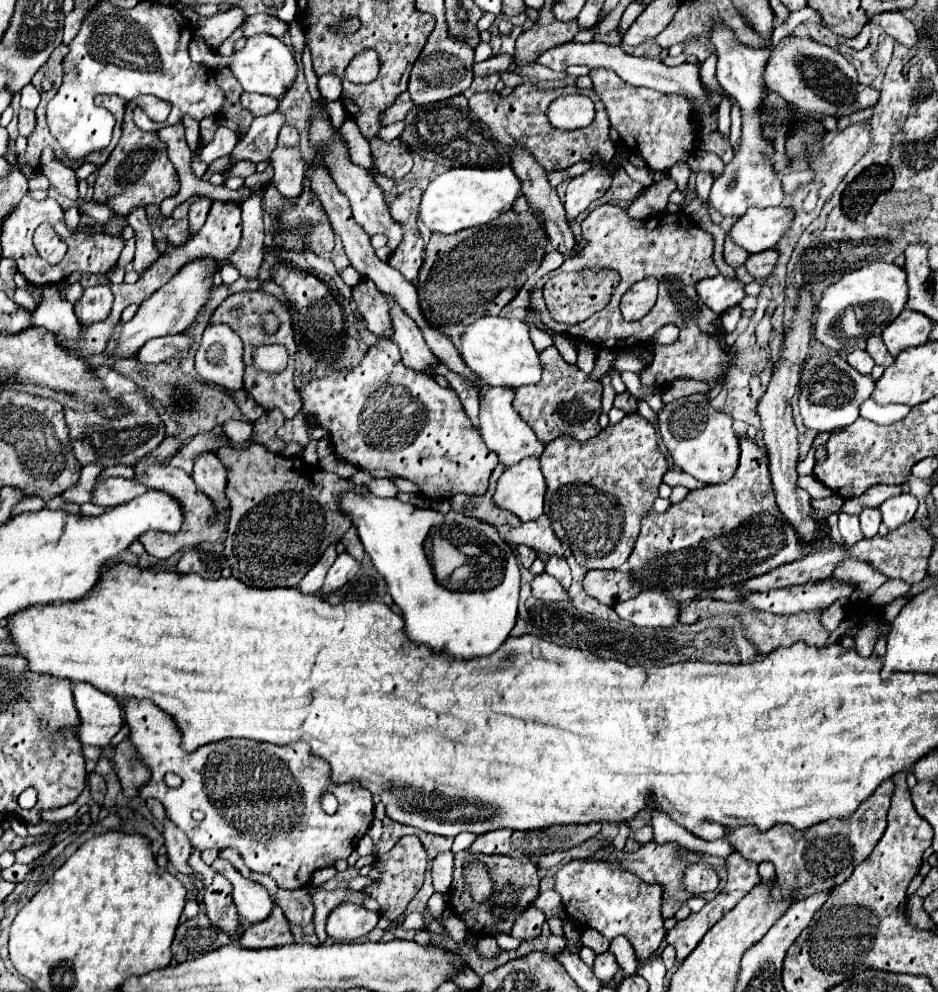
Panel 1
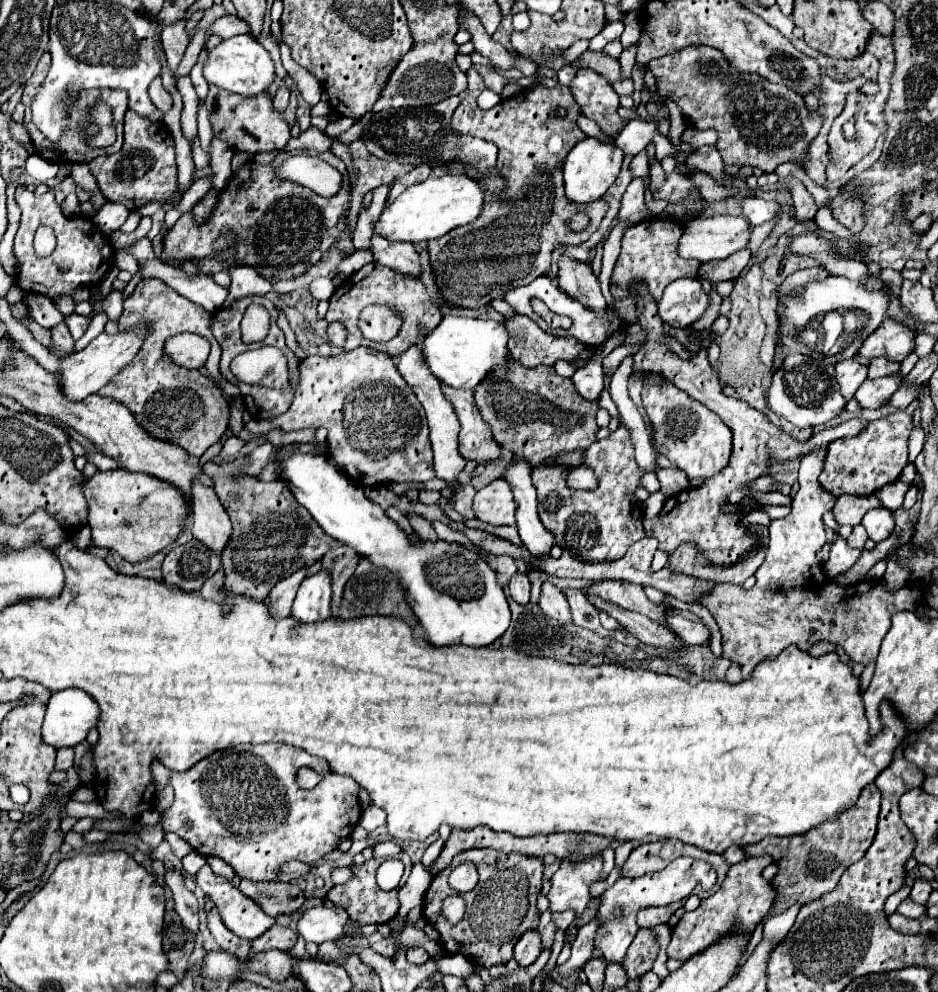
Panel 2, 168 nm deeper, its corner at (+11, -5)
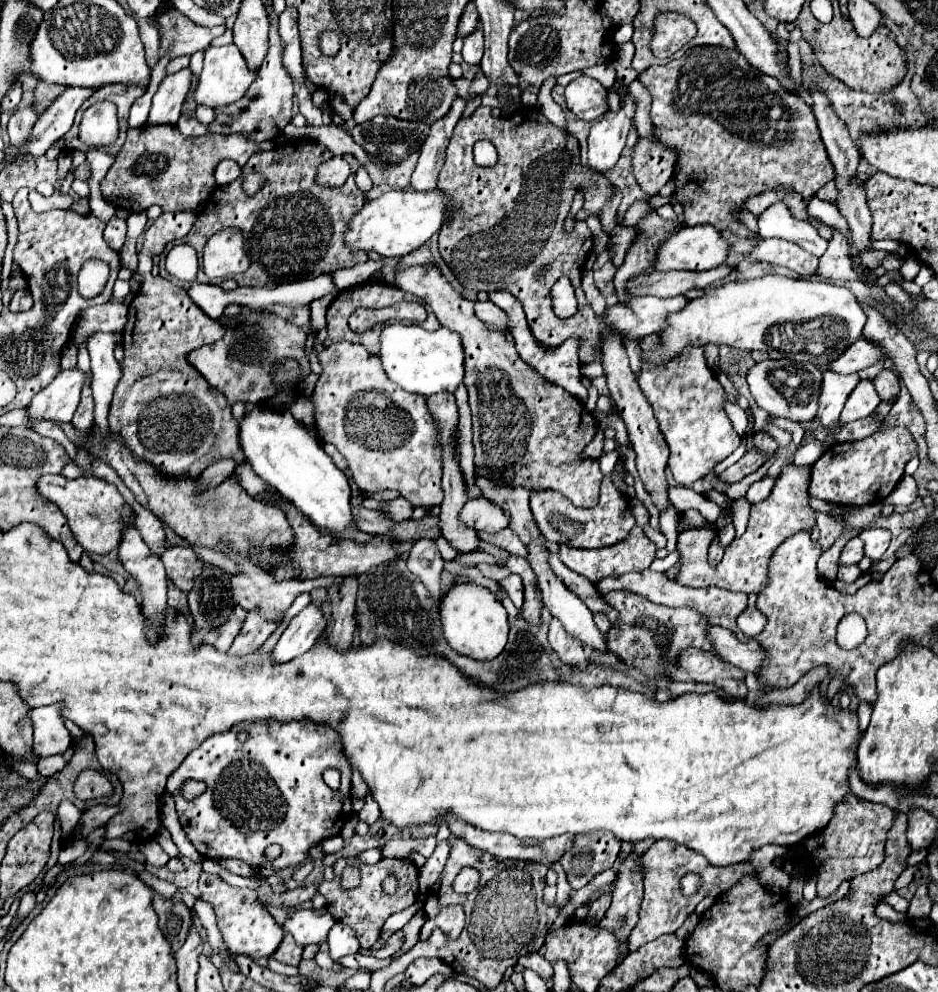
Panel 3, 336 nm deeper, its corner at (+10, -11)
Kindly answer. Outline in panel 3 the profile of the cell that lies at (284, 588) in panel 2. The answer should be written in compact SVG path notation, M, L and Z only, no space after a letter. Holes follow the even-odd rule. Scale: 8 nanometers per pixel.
M257 609L249 611L239 635L235 637L235 641L229 649L229 655L249 655L249 653L257 651L275 629L277 629L277 625L265 621Z

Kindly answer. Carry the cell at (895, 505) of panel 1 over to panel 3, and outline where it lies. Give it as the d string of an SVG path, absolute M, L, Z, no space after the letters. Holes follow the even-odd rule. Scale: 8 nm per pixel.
M865 529L859 537L865 543L865 547L863 547L865 557L869 557L871 561L879 561L891 541L891 533L887 529Z

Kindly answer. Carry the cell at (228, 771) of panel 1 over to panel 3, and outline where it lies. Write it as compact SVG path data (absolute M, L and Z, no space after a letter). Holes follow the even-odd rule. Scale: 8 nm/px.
M247 721L247 725L235 725L229 729L229 733L213 735L193 753L189 753L167 783L167 791L175 799L181 827L203 859L231 857L241 859L251 867L297 867L309 857L311 845L339 835L345 819L351 817L351 767L347 757L341 753L341 741L337 741L337 733L333 733L333 729L317 729L313 721ZM241 731L249 733L247 743L237 741L237 733ZM327 767L341 771L341 785L337 791L329 789L321 777ZM187 779L203 781L207 785L205 793L197 795L195 799L185 799L179 789ZM273 843L281 845L283 851L277 859L269 861L265 857L265 849Z

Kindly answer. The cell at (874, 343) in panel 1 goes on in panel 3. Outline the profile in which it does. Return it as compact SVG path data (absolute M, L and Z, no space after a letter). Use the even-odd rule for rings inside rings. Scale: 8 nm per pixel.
M891 369L881 371L881 375L873 379L873 385L883 401L895 401L899 397L899 377Z

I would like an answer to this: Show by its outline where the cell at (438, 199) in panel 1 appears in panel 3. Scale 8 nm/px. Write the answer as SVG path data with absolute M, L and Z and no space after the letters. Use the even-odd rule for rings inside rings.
M389 191L377 199L367 201L347 223L345 245L351 251L375 251L381 257L405 255L421 247L433 233L445 223L445 199L443 191Z

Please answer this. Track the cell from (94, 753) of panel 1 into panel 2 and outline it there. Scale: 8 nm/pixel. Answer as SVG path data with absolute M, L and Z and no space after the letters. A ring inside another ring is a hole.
M58 749L58 757L56 757L56 769L68 771L74 763L74 749Z

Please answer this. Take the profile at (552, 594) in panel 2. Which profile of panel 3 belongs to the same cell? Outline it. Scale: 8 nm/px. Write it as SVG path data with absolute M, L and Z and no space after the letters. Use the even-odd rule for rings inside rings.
M553 619L549 625L549 643L565 665L571 665L577 669L585 669L585 665L589 665L583 645L577 639L569 637L557 619Z

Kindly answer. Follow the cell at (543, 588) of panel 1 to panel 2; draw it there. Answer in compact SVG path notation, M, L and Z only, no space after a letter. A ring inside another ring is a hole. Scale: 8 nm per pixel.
M516 573L512 579L510 579L510 595L516 603L520 605L526 605L530 603L530 581L526 575L522 573Z

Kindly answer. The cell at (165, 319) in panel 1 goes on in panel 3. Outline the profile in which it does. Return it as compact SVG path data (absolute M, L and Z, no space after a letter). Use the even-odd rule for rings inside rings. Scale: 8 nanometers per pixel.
M79 369L61 371L57 379L39 391L27 407L27 417L31 423L37 421L55 421L69 423L77 405L83 383L89 381Z

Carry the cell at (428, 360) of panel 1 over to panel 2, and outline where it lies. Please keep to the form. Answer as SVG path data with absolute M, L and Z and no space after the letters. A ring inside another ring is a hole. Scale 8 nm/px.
M410 345L404 353L398 355L398 371L404 377L404 381L412 387L412 391L416 393L418 401L422 403L426 417L428 417L428 425L430 425L430 441L432 441L432 449L434 449L434 469L436 469L436 477L446 479L450 483L450 487L454 489L456 483L456 475L458 471L464 469L464 457L458 453L458 431L460 431L460 423L456 419L456 413L452 409L452 405L444 399L442 391L440 391L440 383L438 379L428 371L428 367L424 367L424 359L420 359L420 347L418 345Z

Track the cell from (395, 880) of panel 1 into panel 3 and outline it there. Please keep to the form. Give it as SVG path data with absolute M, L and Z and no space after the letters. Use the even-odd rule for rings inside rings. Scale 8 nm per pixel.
M341 857L337 859L337 863L333 865L333 871L335 871L335 877L333 881L323 881L319 885L319 893L327 899L327 911L339 921L339 923L345 923L349 927L355 929L357 933L357 939L361 943L363 949L371 949L379 937L381 937L381 931L383 931L383 923L387 921L389 915L397 913L397 911L403 911L407 907L411 907L417 899L417 891L419 891L419 869L411 863L411 861L403 861L403 859L381 859L379 863L375 865L357 865L361 869L361 885L353 891L343 891L341 889L341 871L345 865L353 863L355 865L355 859L357 857ZM393 875L397 881L399 881L399 887L395 891L395 895L387 895L383 891L383 881Z

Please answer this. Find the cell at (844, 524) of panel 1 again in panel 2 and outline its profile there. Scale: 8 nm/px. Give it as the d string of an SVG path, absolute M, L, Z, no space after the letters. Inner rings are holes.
M836 537L836 541L832 543L832 551L830 551L830 559L822 565L824 573L828 577L834 577L838 573L844 573L846 569L850 569L856 559L860 557L860 551L854 549L854 547L848 547L846 545L846 539L844 537Z

